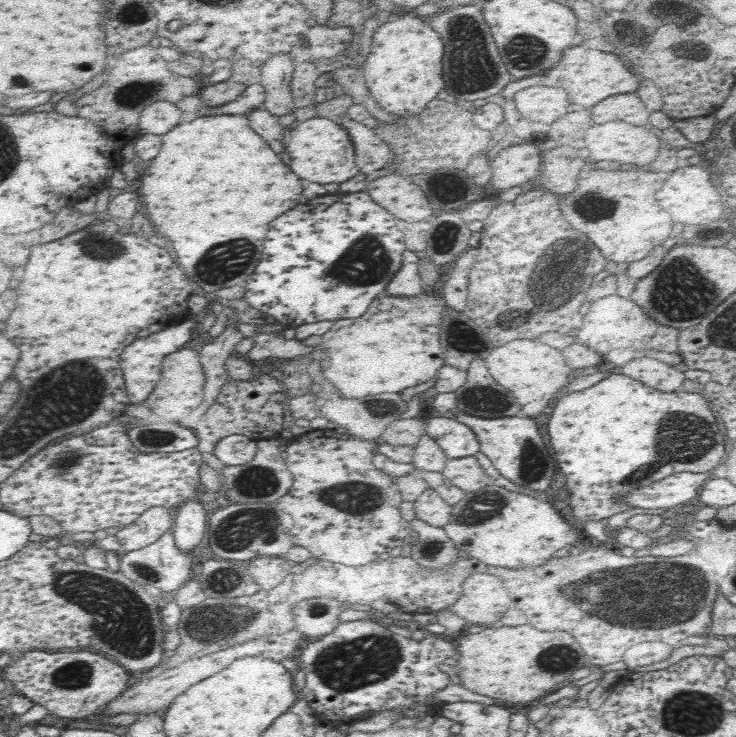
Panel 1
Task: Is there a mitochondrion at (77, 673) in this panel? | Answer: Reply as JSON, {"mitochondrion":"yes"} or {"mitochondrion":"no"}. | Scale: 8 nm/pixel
{"mitochondrion":"yes"}

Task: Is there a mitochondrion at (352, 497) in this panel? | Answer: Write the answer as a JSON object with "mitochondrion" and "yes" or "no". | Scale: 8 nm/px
{"mitochondrion":"yes"}

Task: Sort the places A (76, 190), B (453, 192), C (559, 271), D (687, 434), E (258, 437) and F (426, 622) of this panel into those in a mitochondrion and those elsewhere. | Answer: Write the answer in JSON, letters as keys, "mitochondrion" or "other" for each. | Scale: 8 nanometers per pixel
{"A":"other","B":"mitochondrion","C":"mitochondrion","D":"mitochondrion","E":"other","F":"other"}

